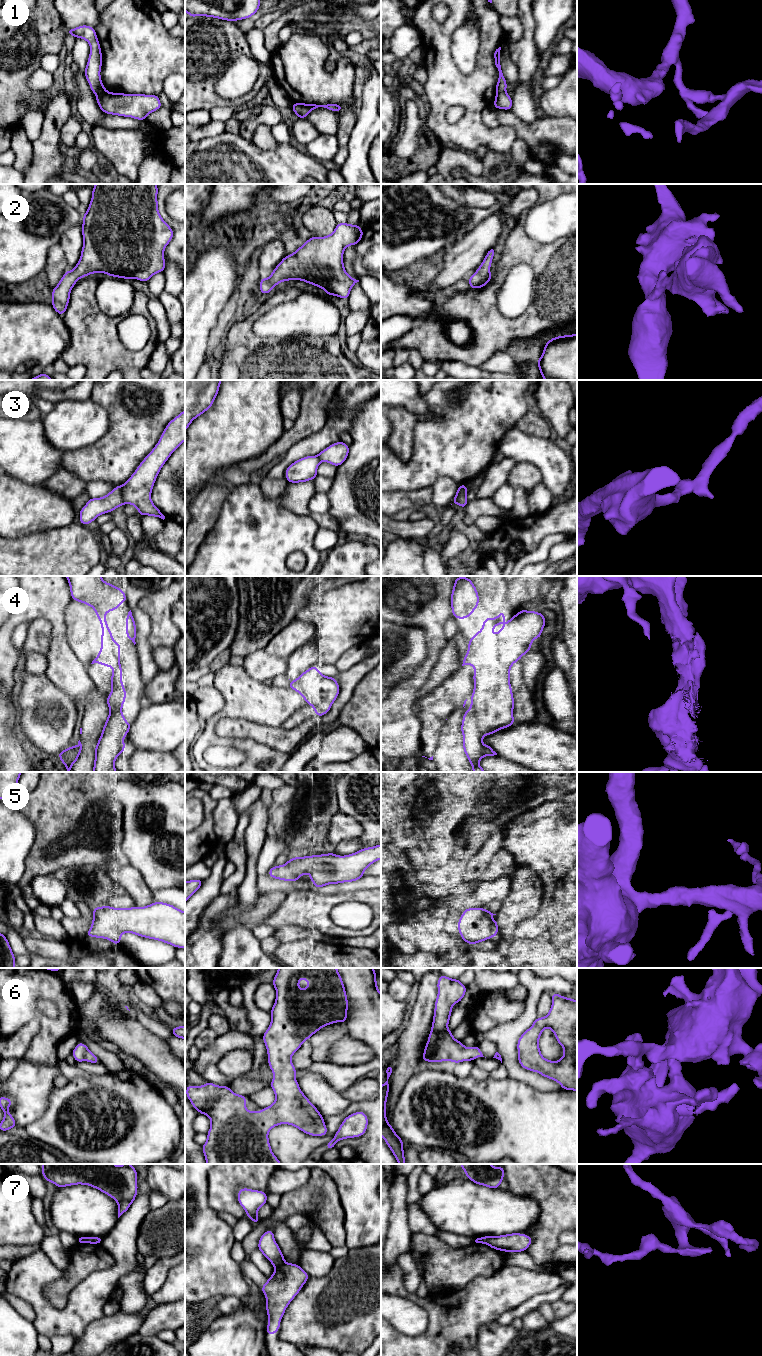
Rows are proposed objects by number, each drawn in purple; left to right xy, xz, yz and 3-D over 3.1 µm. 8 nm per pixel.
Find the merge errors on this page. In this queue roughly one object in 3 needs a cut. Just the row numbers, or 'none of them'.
1, 3, 7

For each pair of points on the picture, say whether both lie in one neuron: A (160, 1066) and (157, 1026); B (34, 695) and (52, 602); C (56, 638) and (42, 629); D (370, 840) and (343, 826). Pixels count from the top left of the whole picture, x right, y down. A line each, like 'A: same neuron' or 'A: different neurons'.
A: different neurons
B: different neurons
C: different neurons
D: same neuron

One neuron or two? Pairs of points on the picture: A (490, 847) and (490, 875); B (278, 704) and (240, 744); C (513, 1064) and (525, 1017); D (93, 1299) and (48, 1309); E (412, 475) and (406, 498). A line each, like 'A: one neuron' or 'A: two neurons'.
A: two neurons
B: one neuron
C: one neuron
D: one neuron
E: two neurons

